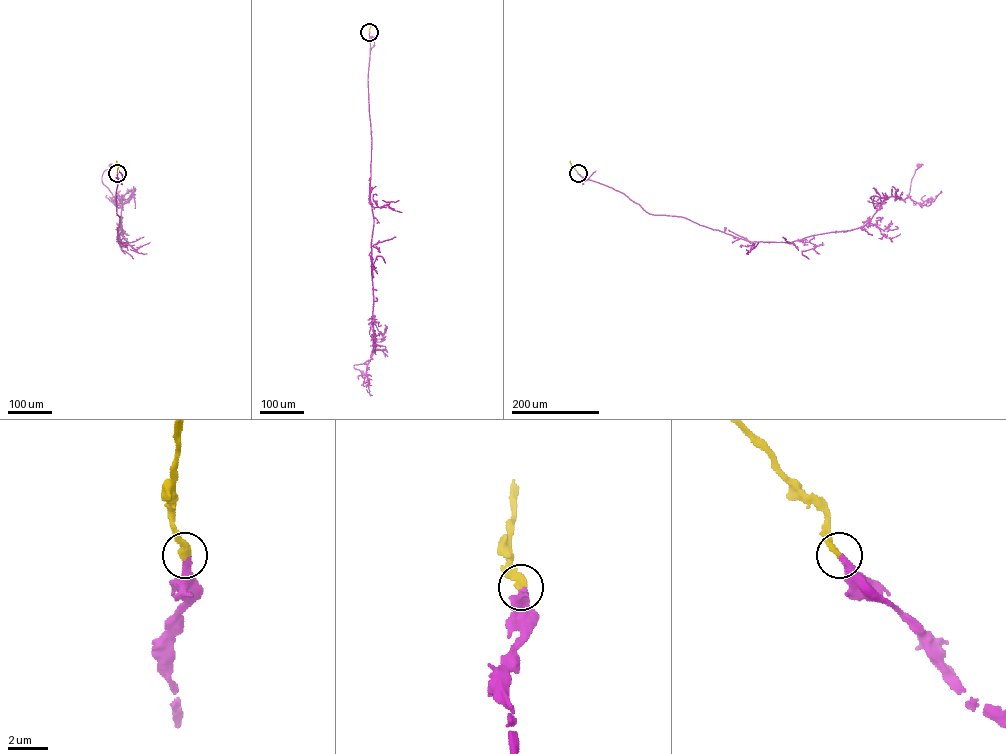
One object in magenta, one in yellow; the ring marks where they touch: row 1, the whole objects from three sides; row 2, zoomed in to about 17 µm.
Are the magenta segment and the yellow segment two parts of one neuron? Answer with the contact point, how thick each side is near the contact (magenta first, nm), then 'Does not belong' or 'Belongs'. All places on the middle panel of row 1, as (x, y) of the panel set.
Place: (369, 32). Thickness 320 nm (magenta) against 340 nm. Belongs

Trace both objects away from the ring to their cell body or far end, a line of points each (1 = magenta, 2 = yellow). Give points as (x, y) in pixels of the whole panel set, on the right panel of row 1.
1: (578, 173), (649, 213), (681, 216), (751, 241), (791, 242), (863, 226), (886, 198), (908, 196), (918, 165)
2: (578, 173), (570, 160)

